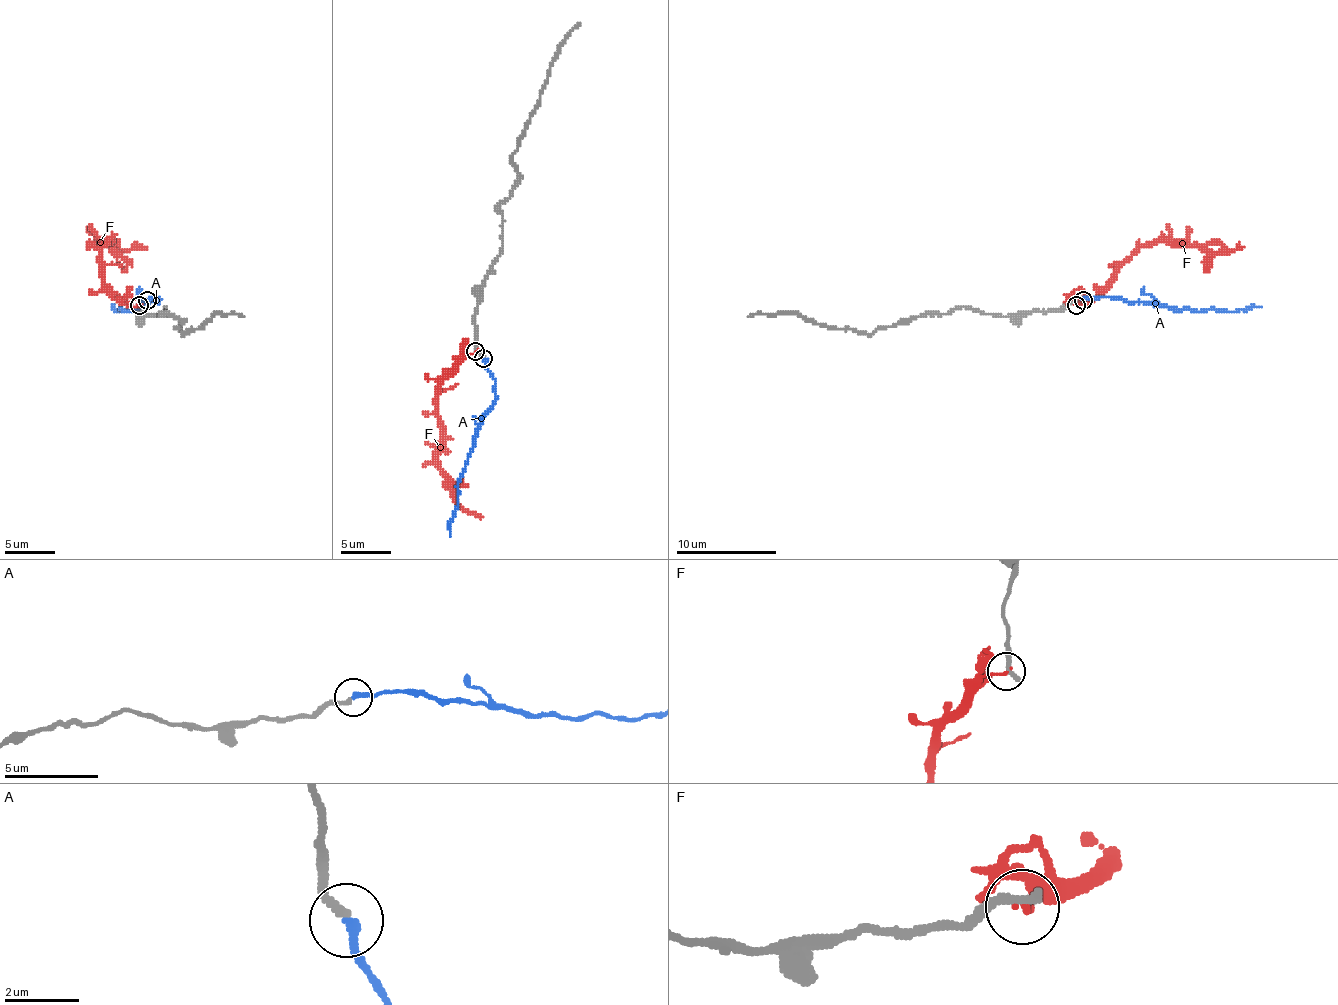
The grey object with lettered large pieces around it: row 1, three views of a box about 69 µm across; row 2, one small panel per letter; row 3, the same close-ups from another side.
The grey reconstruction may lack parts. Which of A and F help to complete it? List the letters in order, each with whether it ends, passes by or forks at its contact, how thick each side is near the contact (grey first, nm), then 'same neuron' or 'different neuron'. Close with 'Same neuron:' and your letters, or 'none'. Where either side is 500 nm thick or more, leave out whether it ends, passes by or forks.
A: it ends | 200/240 nm | same neuron
F: it ends | 320/160 nm | different neuron
Same neuron: A

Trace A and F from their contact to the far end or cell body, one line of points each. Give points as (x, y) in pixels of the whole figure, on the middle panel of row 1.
A: (482, 358), (495, 381), (495, 401), (480, 423), (460, 479), (450, 536)
F: (475, 351), (467, 353), (440, 381), (437, 469), (452, 496), (482, 516)

